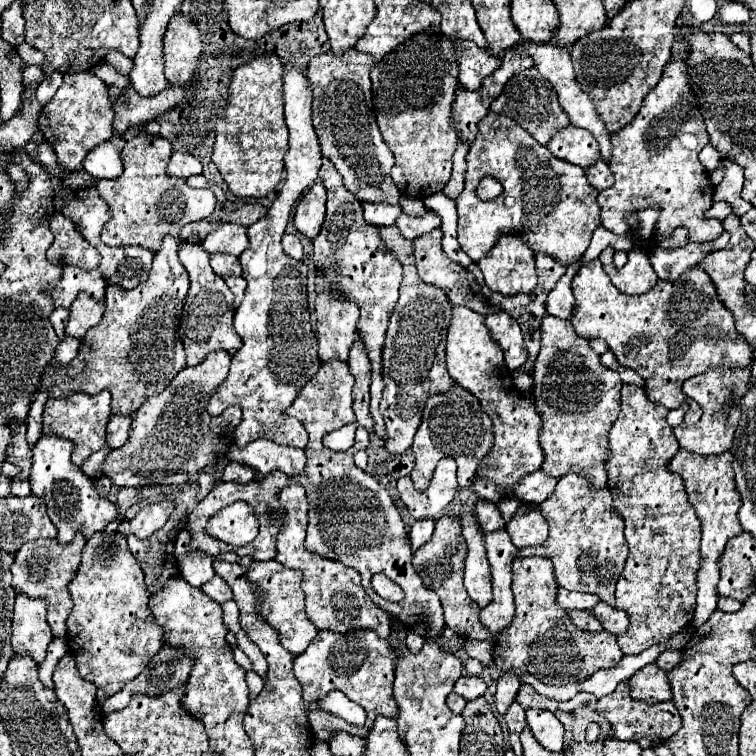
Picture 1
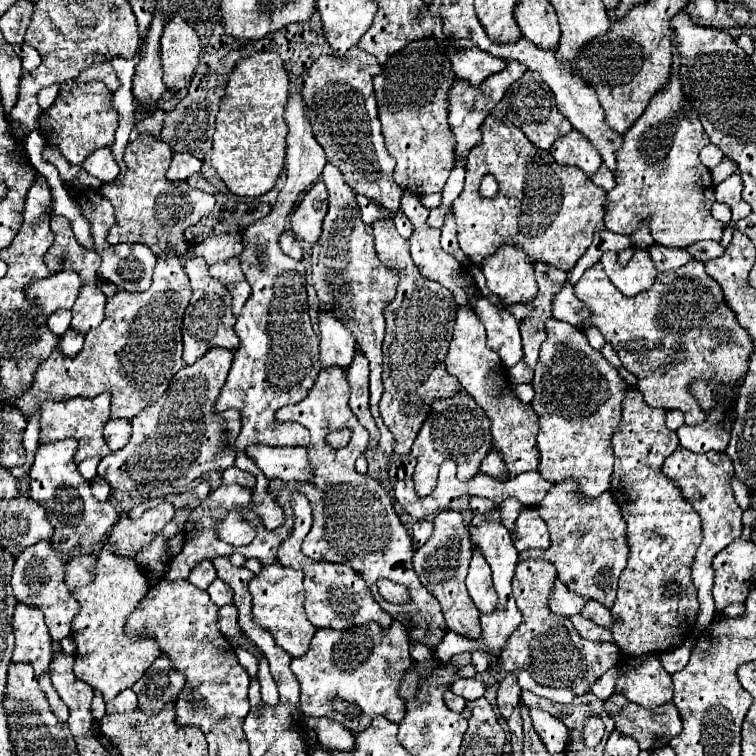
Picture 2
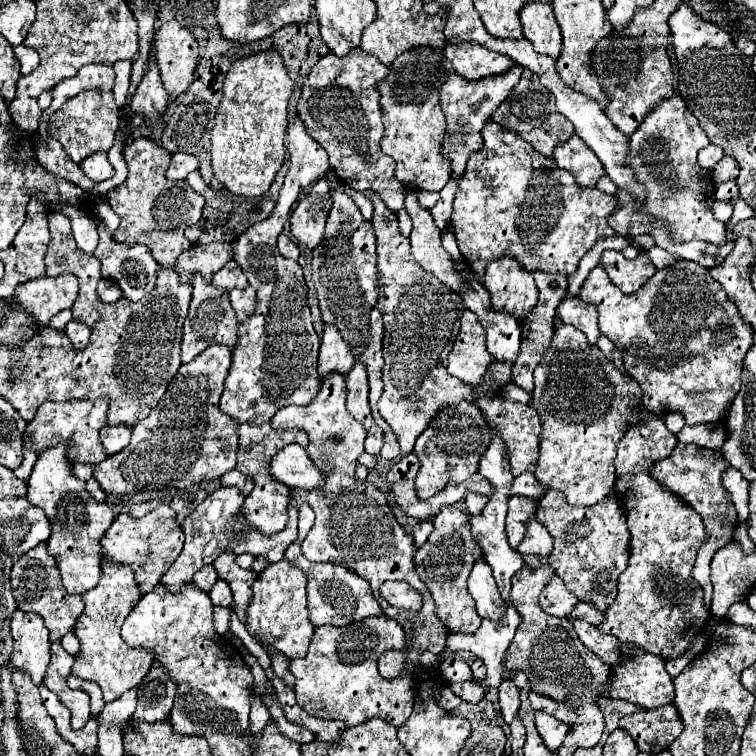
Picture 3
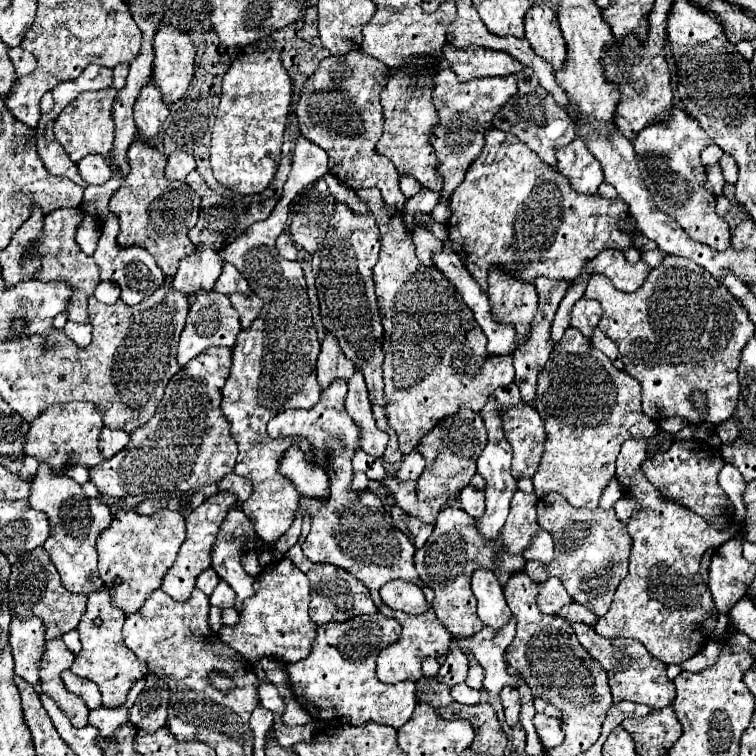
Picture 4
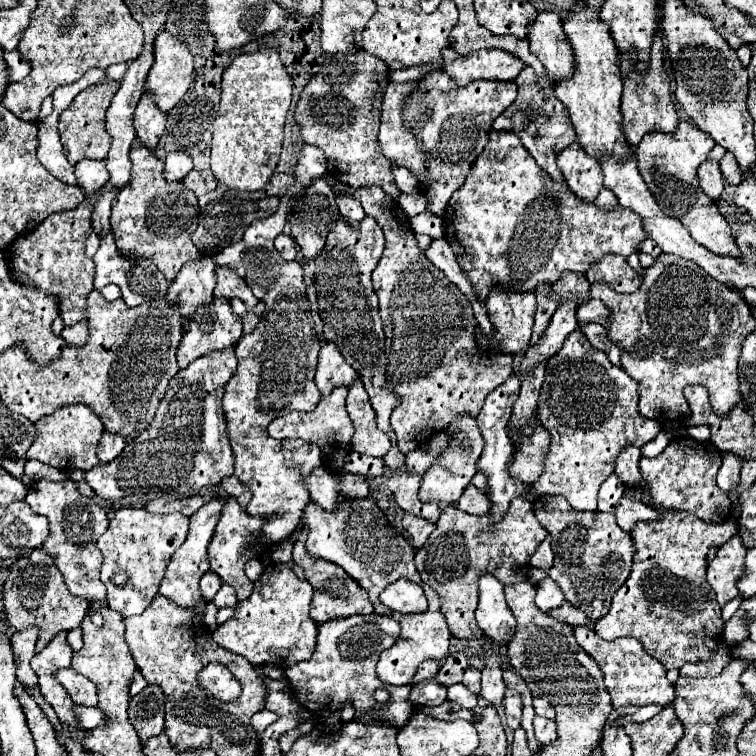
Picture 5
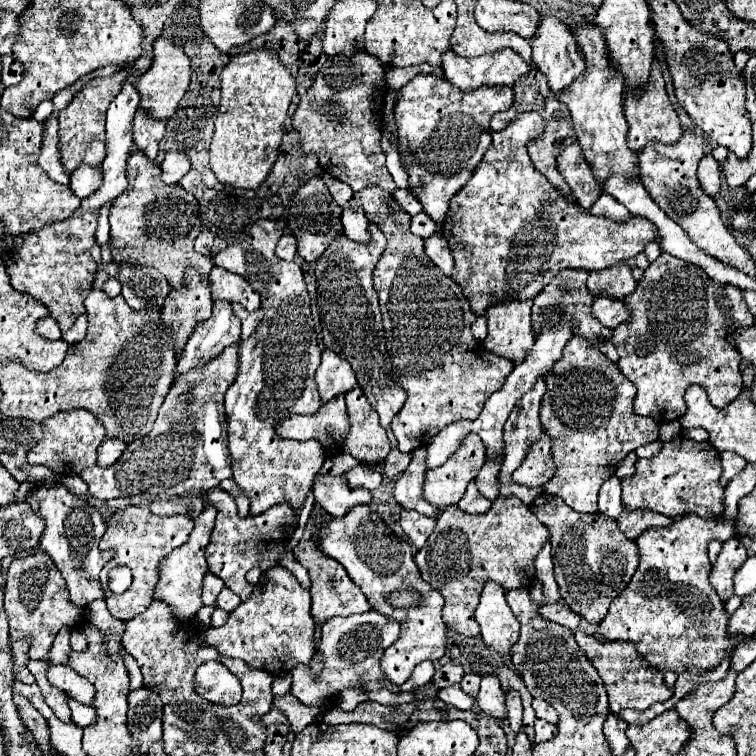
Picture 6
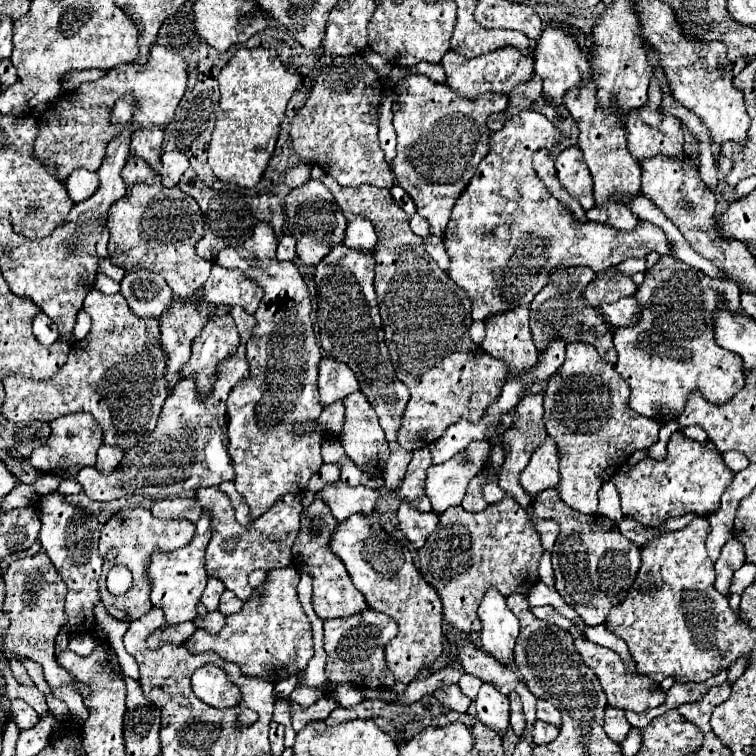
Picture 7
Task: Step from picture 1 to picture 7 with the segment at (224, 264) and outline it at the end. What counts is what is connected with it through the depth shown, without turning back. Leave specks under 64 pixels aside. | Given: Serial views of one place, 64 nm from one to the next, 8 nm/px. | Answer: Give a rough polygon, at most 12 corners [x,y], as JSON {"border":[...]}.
{"border":[[212,266],[204,300],[242,306],[248,314],[262,300],[262,288],[240,270]]}

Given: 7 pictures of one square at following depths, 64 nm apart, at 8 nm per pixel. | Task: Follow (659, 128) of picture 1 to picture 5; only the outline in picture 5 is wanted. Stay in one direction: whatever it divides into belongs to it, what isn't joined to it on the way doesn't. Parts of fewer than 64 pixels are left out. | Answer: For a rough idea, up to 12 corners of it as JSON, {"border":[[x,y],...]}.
{"border":[[692,122],[646,134],[648,190],[700,246],[740,256],[730,224],[698,186],[714,140]]}

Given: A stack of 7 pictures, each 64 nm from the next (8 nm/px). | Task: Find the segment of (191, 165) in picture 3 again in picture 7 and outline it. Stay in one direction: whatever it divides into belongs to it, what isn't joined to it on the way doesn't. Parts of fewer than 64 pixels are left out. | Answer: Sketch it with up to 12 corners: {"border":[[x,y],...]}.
{"border":[[182,152],[162,154],[162,184],[172,188],[188,168]]}

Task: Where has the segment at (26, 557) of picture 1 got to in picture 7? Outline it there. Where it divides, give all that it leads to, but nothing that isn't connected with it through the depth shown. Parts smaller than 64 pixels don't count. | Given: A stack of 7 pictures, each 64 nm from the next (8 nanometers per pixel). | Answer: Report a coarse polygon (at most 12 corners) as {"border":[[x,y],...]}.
{"border":[[46,552],[2,576],[4,652],[44,668],[50,686],[88,688],[58,666],[66,584]]}

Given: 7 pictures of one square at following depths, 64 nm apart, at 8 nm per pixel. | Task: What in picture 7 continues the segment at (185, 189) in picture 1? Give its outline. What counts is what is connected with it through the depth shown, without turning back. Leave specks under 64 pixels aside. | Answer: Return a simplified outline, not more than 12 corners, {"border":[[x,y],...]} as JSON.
{"border":[[136,156],[108,212],[110,262],[148,268],[176,296],[212,262],[196,200]]}

